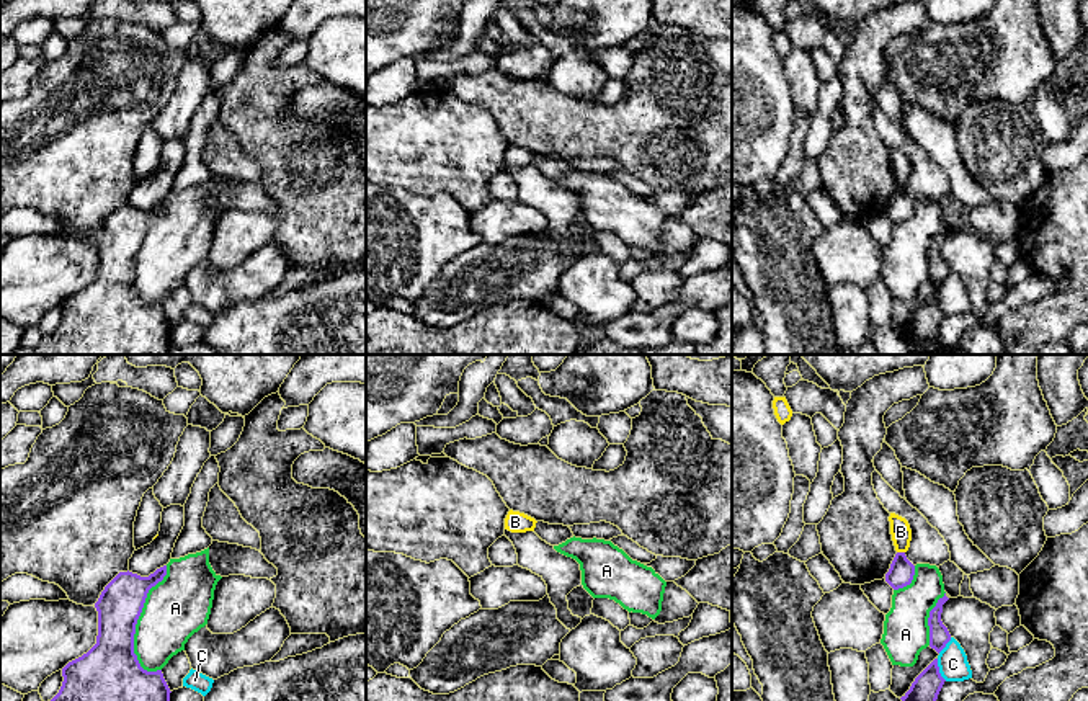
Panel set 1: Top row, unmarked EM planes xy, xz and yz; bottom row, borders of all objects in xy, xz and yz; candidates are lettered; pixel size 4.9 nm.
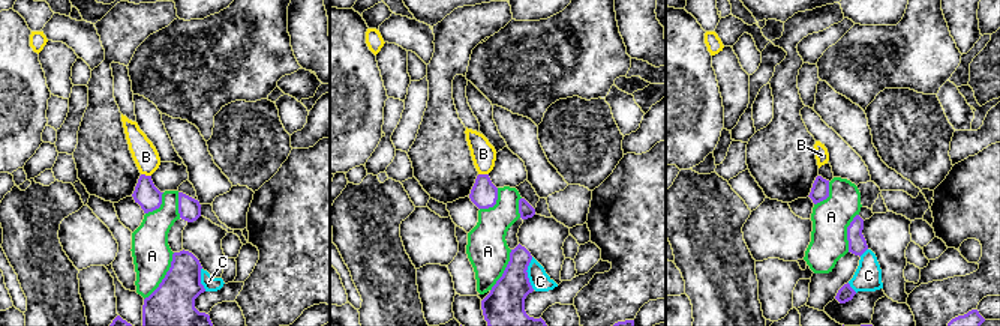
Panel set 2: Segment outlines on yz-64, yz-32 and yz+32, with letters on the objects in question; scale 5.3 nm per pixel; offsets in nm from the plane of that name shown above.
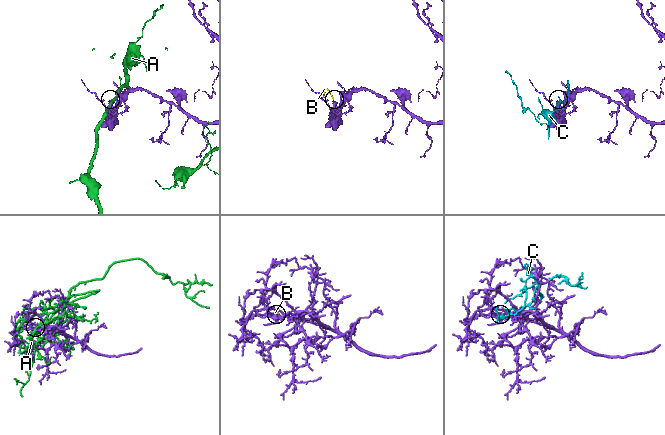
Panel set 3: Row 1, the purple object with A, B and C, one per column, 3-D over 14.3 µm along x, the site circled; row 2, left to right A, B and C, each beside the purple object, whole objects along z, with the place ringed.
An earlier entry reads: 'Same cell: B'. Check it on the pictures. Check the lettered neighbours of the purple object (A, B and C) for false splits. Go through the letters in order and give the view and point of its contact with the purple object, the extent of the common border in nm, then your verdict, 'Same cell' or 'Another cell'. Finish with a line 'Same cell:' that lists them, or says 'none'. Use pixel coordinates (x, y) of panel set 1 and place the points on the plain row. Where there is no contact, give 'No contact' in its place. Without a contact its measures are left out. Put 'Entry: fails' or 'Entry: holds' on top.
Entry: fails
A: Touches purple at xy (138, 252). Shared border 550 nm. Another cell
B: Touches purple at yz (900, 187). Shared border 40 nm. Another cell
C: Touches purple at yz (938, 304). Shared border 120 nm. Another cell
Same cell: none

